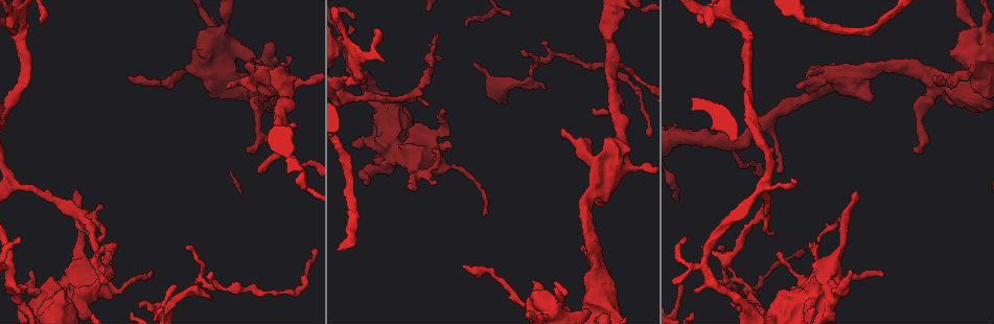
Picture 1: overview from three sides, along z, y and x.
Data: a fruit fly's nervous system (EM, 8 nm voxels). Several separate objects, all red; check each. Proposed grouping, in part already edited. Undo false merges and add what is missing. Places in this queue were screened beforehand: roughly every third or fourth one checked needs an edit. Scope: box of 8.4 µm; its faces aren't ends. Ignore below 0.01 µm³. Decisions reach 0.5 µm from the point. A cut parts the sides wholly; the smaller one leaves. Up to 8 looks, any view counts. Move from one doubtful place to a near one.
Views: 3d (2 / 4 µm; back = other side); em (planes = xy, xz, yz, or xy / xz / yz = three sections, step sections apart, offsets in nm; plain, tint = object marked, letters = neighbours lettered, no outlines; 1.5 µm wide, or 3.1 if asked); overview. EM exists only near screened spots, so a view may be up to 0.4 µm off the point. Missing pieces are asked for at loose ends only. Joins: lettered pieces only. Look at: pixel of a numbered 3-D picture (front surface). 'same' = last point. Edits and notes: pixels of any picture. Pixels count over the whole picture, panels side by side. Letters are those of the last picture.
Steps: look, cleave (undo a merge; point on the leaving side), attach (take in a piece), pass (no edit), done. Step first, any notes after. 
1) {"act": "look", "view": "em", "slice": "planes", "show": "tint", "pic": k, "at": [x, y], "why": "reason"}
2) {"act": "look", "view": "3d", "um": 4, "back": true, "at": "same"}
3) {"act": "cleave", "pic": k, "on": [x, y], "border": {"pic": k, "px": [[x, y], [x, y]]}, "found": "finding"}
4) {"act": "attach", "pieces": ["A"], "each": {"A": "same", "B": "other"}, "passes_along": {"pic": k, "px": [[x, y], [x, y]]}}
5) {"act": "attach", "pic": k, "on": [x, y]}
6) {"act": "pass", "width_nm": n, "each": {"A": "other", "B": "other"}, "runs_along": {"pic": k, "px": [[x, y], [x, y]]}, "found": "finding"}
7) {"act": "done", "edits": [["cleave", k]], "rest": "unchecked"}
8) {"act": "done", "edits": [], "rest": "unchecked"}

{"act": "look", "view": "3d", "um": 2, "pic": 1, "at": [259, 174], "why": "free end"}

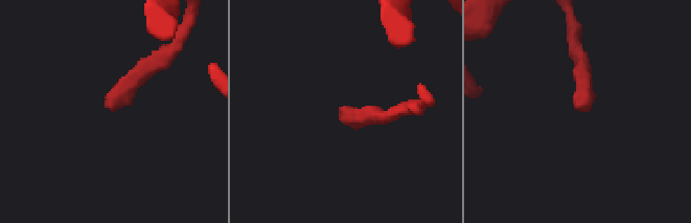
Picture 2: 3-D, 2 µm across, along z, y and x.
{"act": "look", "view": "em", "slice": "yz", "step": 8, "show": "tint", "pic": 2, "at": [347, 121]}

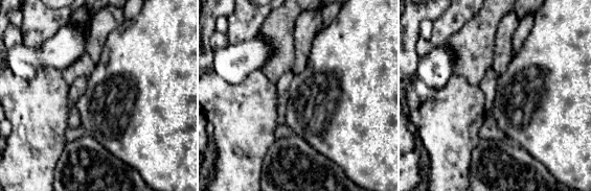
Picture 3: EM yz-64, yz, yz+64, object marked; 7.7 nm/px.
{"act": "look", "view": "em", "slice": "planes", "show": "letters", "at": "same"}

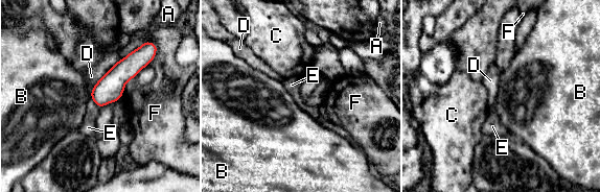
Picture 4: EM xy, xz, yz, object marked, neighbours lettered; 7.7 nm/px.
{"act": "pass", "longest_contact_nm": ["D", 340], "each": {"A": "other", "B": "other", "C": "other", "D": "other", "E": "other", "F": "other"}, "border": {"pic": 4, "px": [[90, 94], [91, 98]]}, "found": "none of them fits"}

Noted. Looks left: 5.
{"act": "look", "view": "em", "slice": "planes", "show": "letters", "pic": 1, "at": [546, 43], "why": "thin end"}

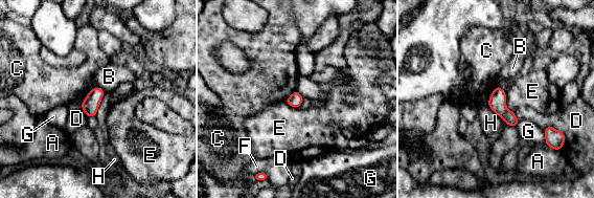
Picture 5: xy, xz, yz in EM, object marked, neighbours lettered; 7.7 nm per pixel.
{"act": "pass", "width_nm": 110, "each": {"A": "other", "B": "other", "C": "other", "D": "other", "E": "other", "F": "other", "G": "other", "H": "other"}, "border": {"pic": 5, "px": [[295, 89], [283, 102]]}, "found": "none of them fits"}

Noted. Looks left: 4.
{"act": "look", "view": "3d", "um": 4, "pic": 1, "at": [20, 293], "why": "free end"}

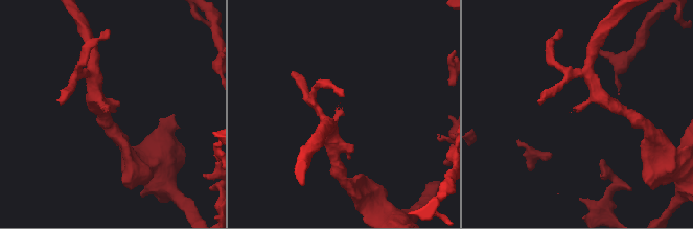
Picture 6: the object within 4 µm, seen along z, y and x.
{"act": "look", "view": "em", "um": 3.1, "slice": "planes", "show": "letters", "pic": 6, "at": [577, 109], "why": "now the EM"}

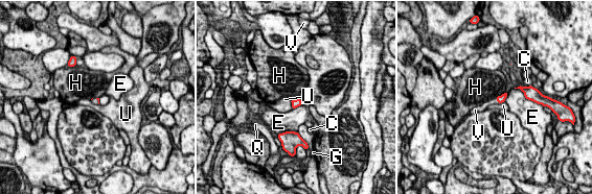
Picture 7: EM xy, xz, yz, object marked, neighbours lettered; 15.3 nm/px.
{"act": "attach", "pieces": ["V"], "each": {"C": "other", "E": "other", "G": "other", "H": "other", "Q": "other", "U": "other", "V": "same"}, "passes_along": {"pic": 7, "px": [[501, 98], [497, 100], [483, 106]]}, "found": "the neuron continues"}

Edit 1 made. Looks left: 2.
{"act": "done", "edits": [["attach", 7]], "rest": "unchecked"}

